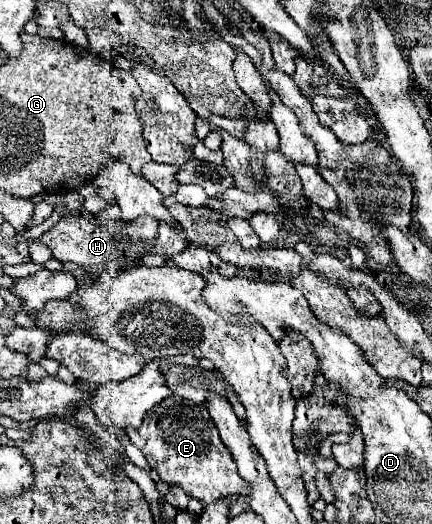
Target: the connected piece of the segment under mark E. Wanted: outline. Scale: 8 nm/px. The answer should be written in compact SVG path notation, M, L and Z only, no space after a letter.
M167 397L147 411L139 429L127 429L127 437L143 451L149 467L159 473L161 481L181 487L189 497L203 505L235 493L245 495L245 483L237 473L231 453L221 443L205 405L177 407L175 397Z

